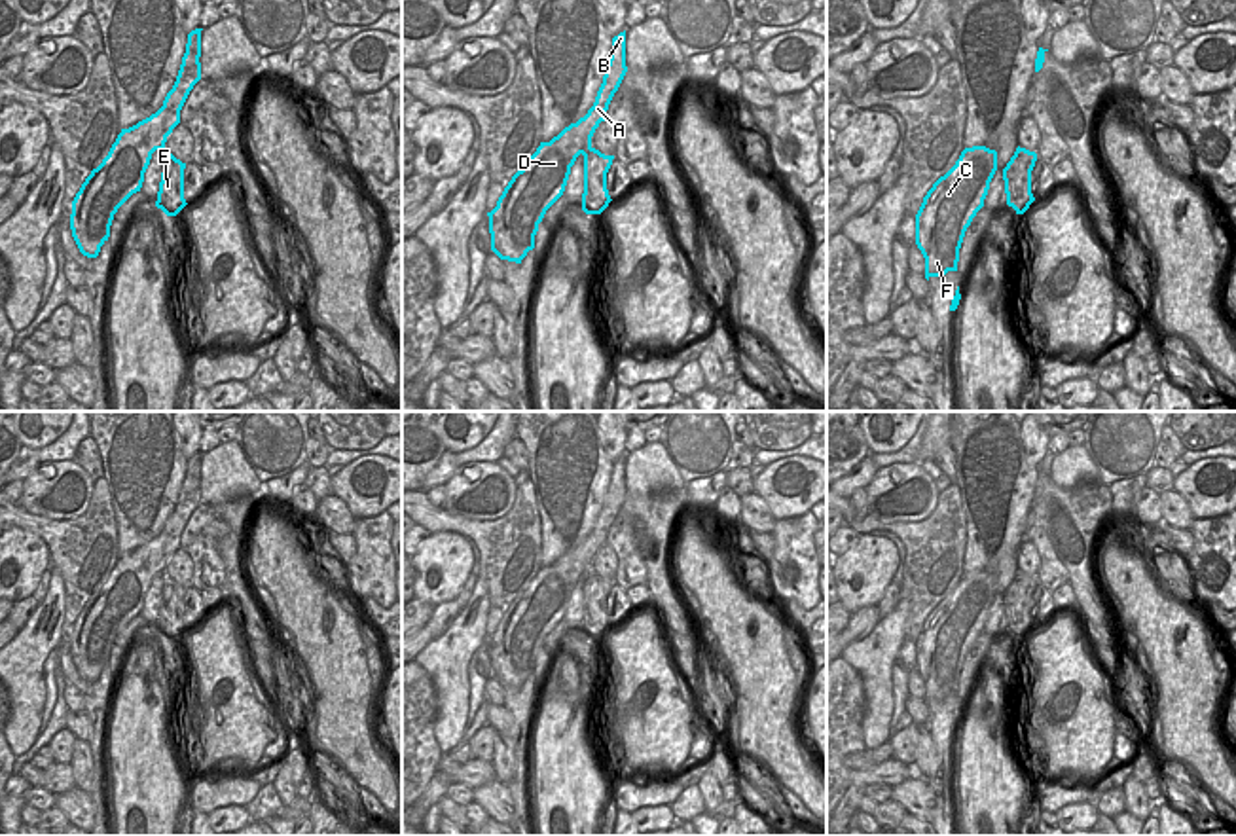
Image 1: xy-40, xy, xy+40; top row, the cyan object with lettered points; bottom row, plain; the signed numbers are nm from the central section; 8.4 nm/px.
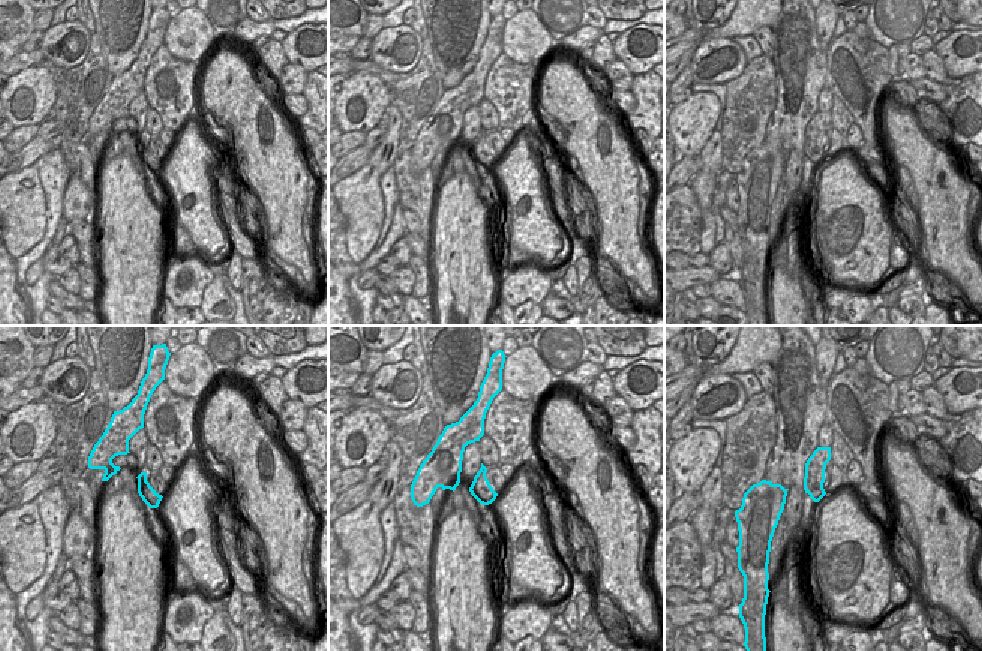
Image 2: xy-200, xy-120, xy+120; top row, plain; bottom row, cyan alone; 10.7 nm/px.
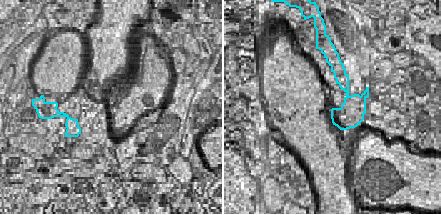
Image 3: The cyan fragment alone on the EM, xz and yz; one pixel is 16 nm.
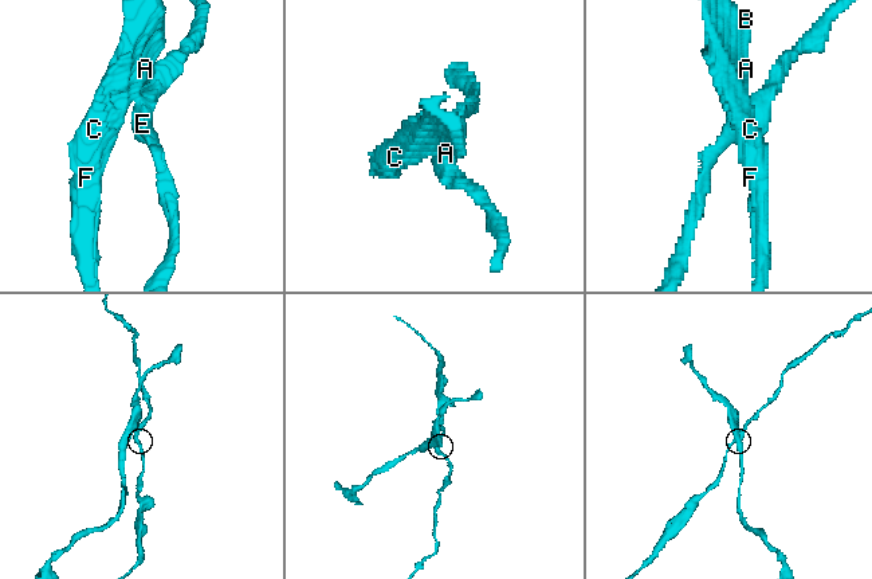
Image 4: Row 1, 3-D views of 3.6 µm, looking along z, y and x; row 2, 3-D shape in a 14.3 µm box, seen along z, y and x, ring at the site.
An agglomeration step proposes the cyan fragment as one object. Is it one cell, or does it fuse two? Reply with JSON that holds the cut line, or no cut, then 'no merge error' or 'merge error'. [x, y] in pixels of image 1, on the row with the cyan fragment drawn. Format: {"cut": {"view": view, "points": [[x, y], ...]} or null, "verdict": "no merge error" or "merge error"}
{"cut": {"view": "xy", "points": [[590, 146], [582, 154]]}, "verdict": "merge error"}

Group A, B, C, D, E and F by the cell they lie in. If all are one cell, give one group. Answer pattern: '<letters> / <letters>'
A B C D F / E

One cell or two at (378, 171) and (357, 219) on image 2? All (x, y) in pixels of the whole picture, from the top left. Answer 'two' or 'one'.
one

